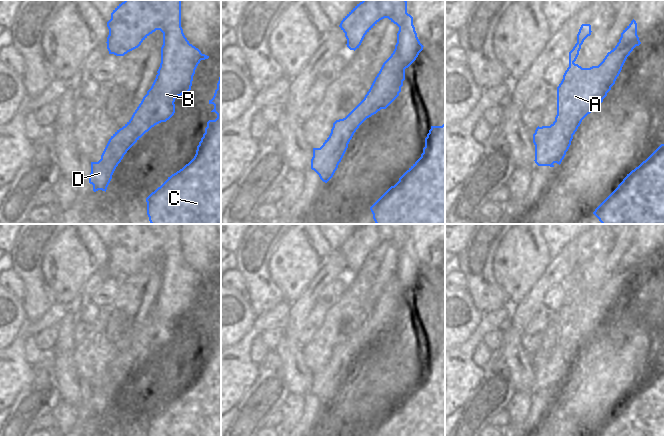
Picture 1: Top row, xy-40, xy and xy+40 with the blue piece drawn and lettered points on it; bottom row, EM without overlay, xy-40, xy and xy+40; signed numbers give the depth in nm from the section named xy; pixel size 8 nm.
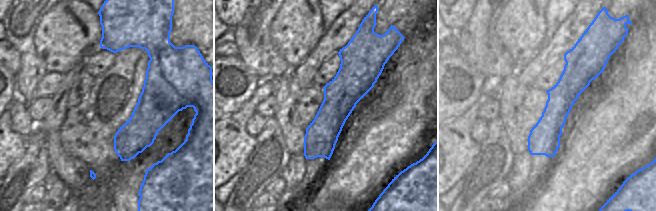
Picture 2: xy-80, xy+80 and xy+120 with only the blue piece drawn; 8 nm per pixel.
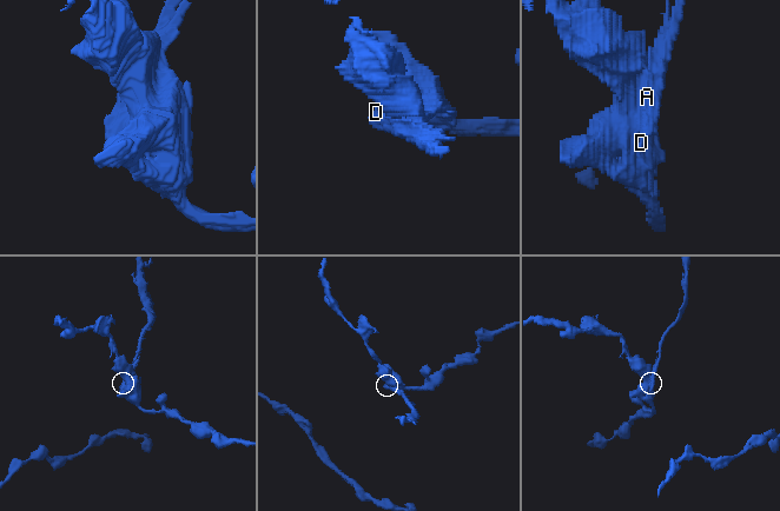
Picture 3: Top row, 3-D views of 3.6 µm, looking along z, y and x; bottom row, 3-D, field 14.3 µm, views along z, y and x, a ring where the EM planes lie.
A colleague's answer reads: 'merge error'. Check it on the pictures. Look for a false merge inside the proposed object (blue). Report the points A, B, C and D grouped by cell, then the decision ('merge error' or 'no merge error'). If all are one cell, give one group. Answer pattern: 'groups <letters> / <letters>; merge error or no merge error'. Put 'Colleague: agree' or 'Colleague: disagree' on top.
Colleague: agree
groups A / B C D; merge error

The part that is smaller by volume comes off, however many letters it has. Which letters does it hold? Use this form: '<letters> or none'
A

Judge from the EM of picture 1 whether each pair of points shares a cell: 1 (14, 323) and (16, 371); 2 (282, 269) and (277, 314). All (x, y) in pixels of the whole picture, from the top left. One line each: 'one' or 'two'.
1: two
2: two

